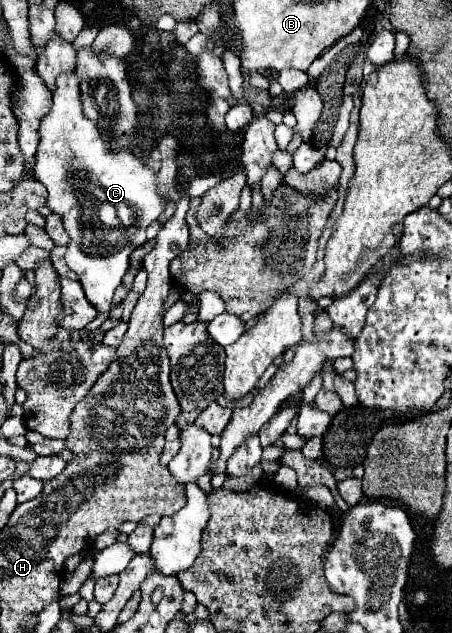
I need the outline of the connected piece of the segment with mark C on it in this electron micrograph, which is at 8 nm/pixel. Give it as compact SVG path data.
M63 73L57 79L57 89L53 93L53 105L51 111L41 121L41 143L35 157L33 173L37 181L41 181L47 191L49 199L47 205L53 213L63 217L65 231L69 233L71 241L67 245L65 261L71 271L79 275L79 281L85 289L87 301L103 315L111 311L113 295L117 287L121 285L123 275L129 269L129 255L135 247L143 245L147 241L145 229L159 219L159 215L165 211L165 205L169 203L167 197L159 195L157 191L157 171L153 171L145 161L135 157L129 151L107 151L109 137L99 131L95 123L83 117L81 107L81 95L79 95L79 77L75 73Z

